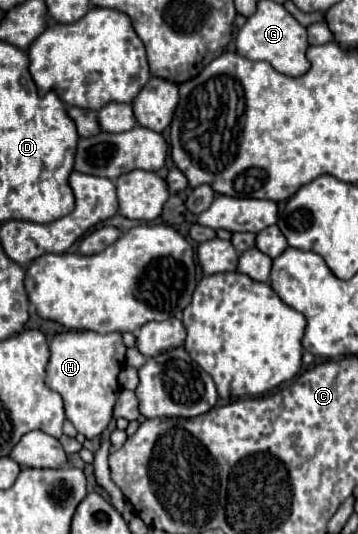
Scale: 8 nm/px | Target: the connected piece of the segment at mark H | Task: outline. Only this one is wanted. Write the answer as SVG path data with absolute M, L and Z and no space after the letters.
M67 331L49 343L49 363L45 367L45 385L57 391L65 401L65 415L87 439L101 435L113 419L117 393L121 391L117 375L125 365L125 345L121 333Z

